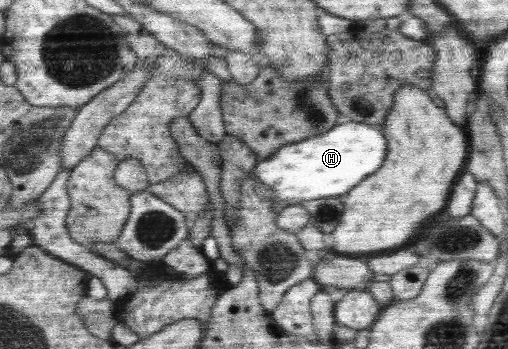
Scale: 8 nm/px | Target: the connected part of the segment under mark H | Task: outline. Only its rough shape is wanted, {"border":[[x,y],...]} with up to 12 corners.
{"border":[[349,122],[252,169],[260,197],[349,193],[387,153],[381,125]]}

